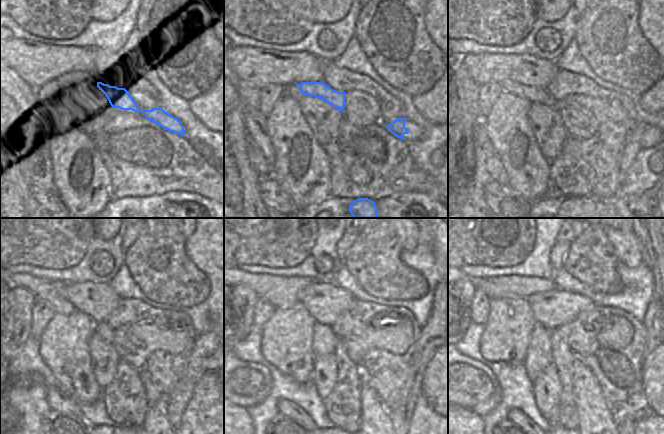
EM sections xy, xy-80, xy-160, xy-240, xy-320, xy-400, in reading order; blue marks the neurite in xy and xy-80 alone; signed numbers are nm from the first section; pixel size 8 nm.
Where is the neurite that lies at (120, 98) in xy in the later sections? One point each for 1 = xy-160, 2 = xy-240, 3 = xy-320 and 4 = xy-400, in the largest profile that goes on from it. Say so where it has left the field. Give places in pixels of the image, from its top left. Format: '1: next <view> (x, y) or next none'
1: next xy-160 (534, 95)
2: next xy-240 (52, 293)
3: next xy-320 (281, 292)
4: next xy-400 (497, 287)

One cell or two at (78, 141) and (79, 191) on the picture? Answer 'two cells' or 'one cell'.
one cell

